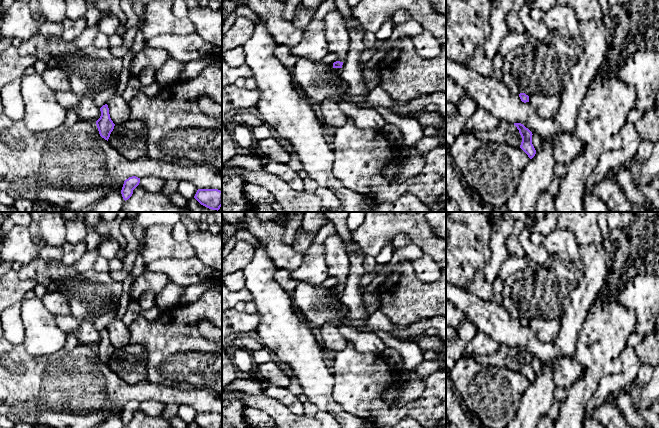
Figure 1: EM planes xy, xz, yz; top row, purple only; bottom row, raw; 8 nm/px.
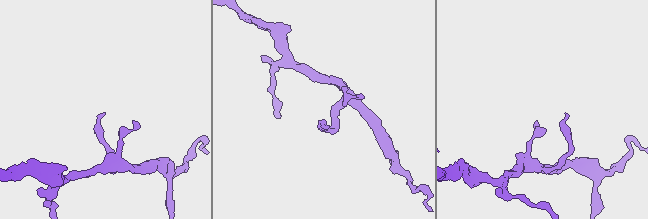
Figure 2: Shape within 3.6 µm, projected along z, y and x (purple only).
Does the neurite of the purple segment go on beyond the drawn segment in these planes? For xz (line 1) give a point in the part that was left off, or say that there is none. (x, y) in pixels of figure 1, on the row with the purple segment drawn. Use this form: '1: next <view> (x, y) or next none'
1: next none

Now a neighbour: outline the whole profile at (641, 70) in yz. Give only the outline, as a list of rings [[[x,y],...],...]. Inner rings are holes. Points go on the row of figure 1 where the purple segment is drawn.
[[[640,46],[624,61],[617,78],[635,89],[637,100],[634,109],[643,113],[648,111],[659,90],[659,49],[650,51]]]

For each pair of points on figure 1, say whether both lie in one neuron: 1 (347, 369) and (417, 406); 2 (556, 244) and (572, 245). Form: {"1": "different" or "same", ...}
{"1": "same", "2": "same"}

